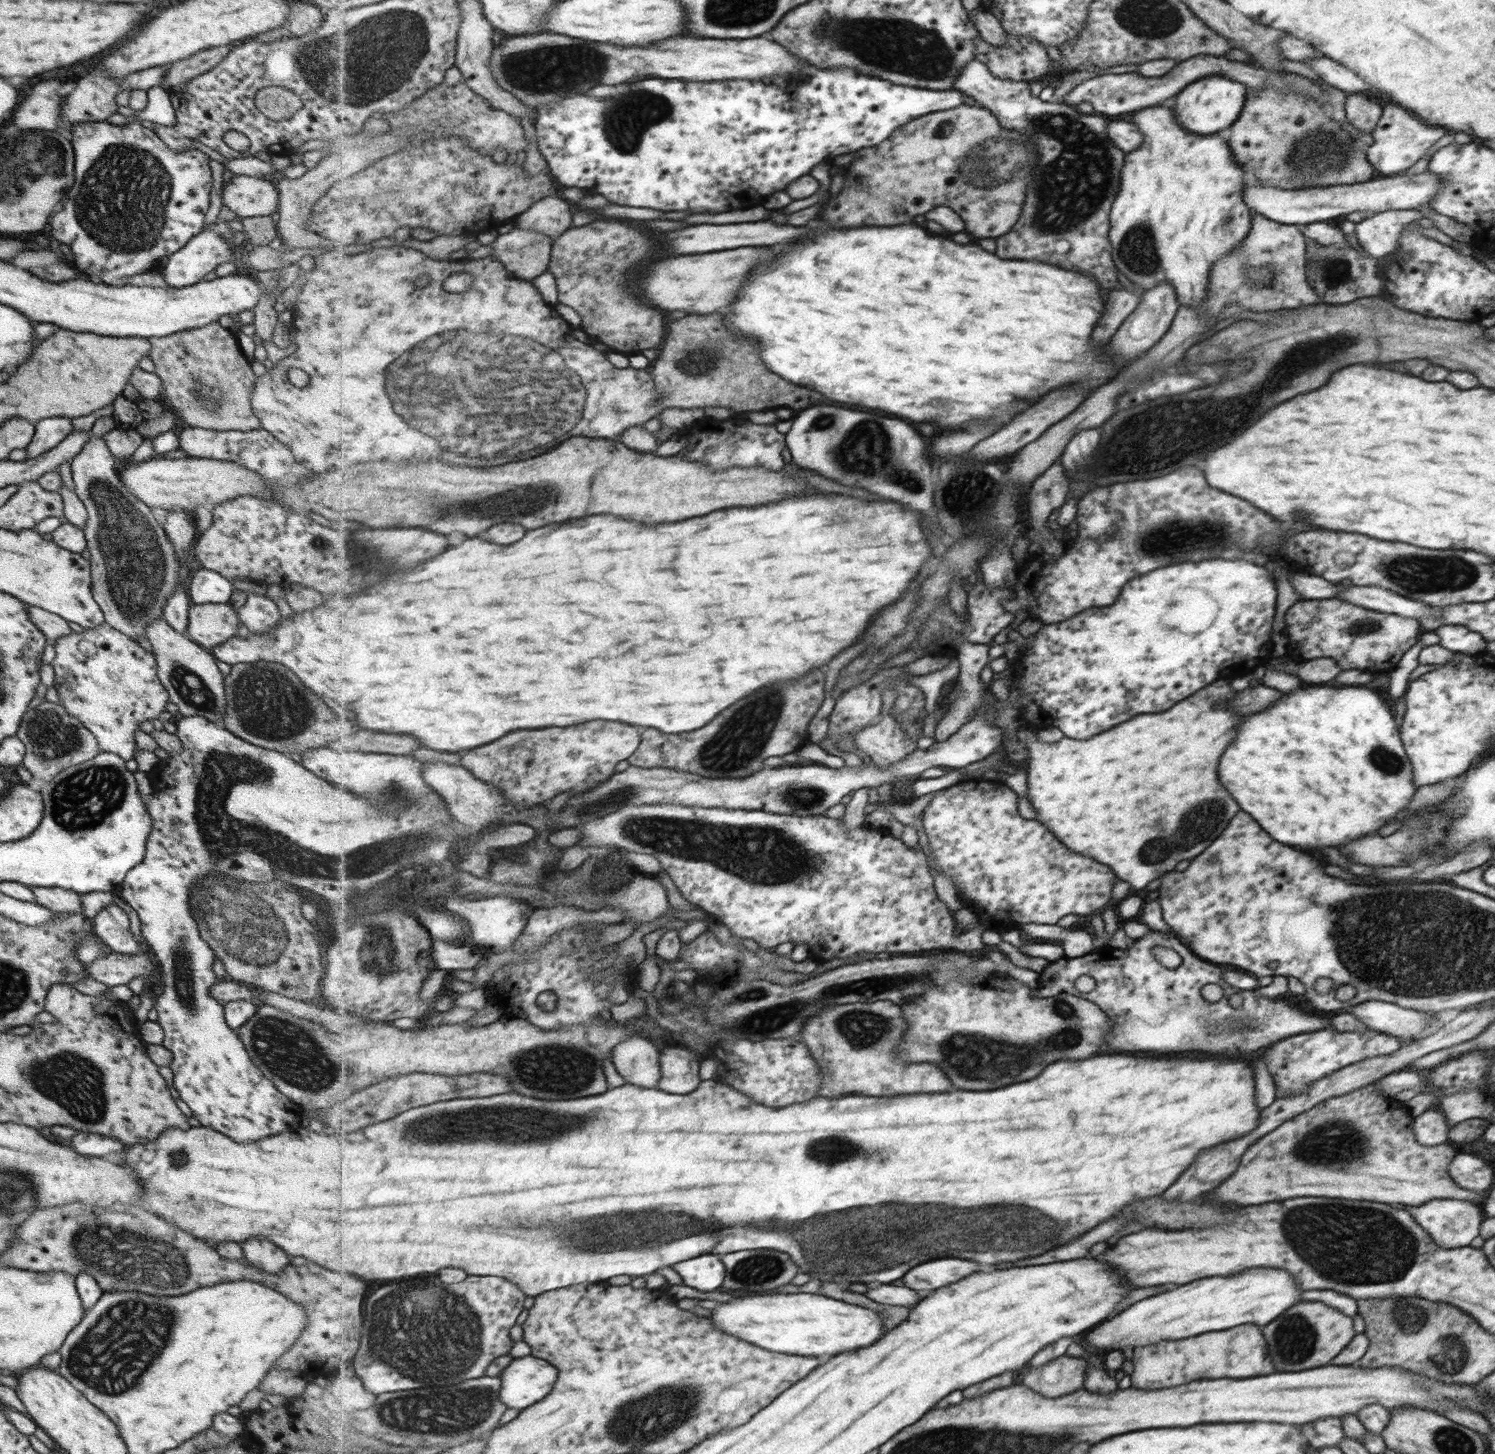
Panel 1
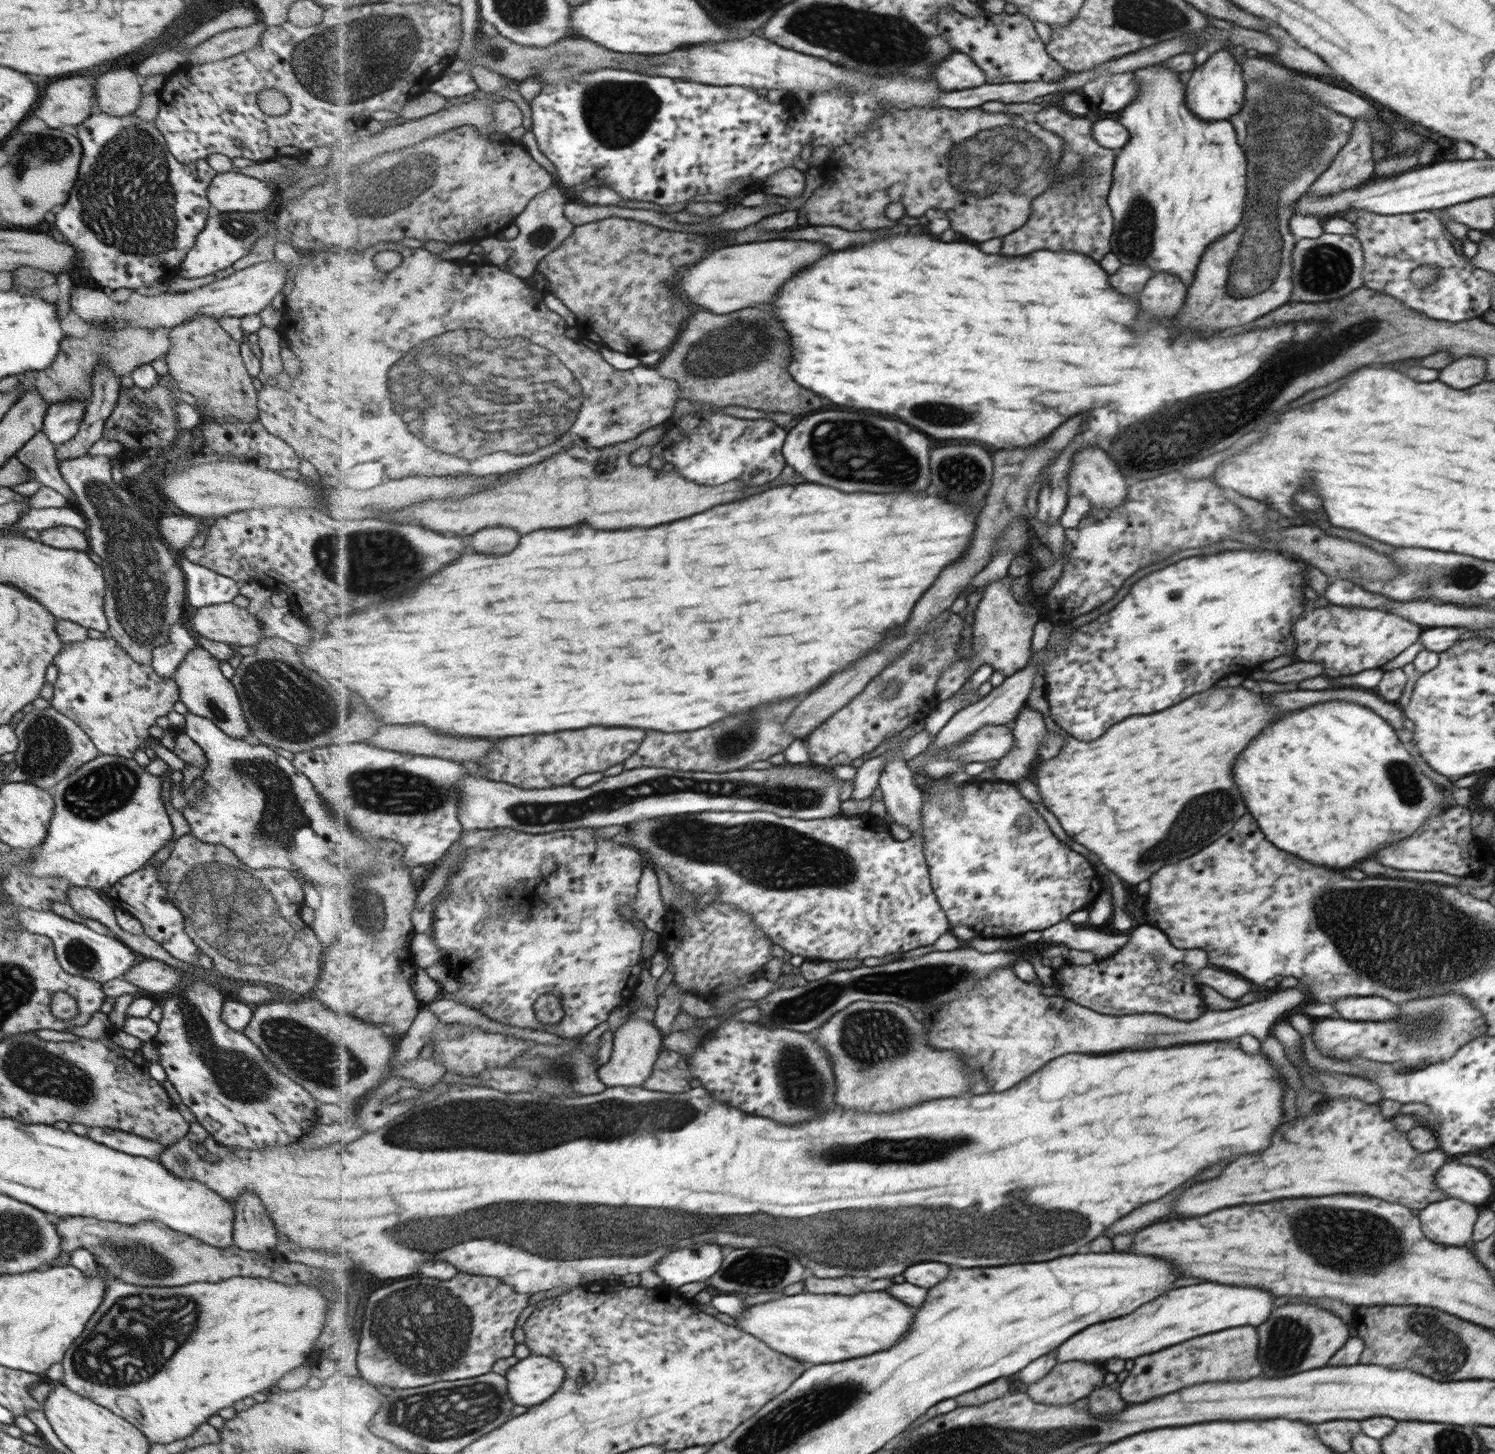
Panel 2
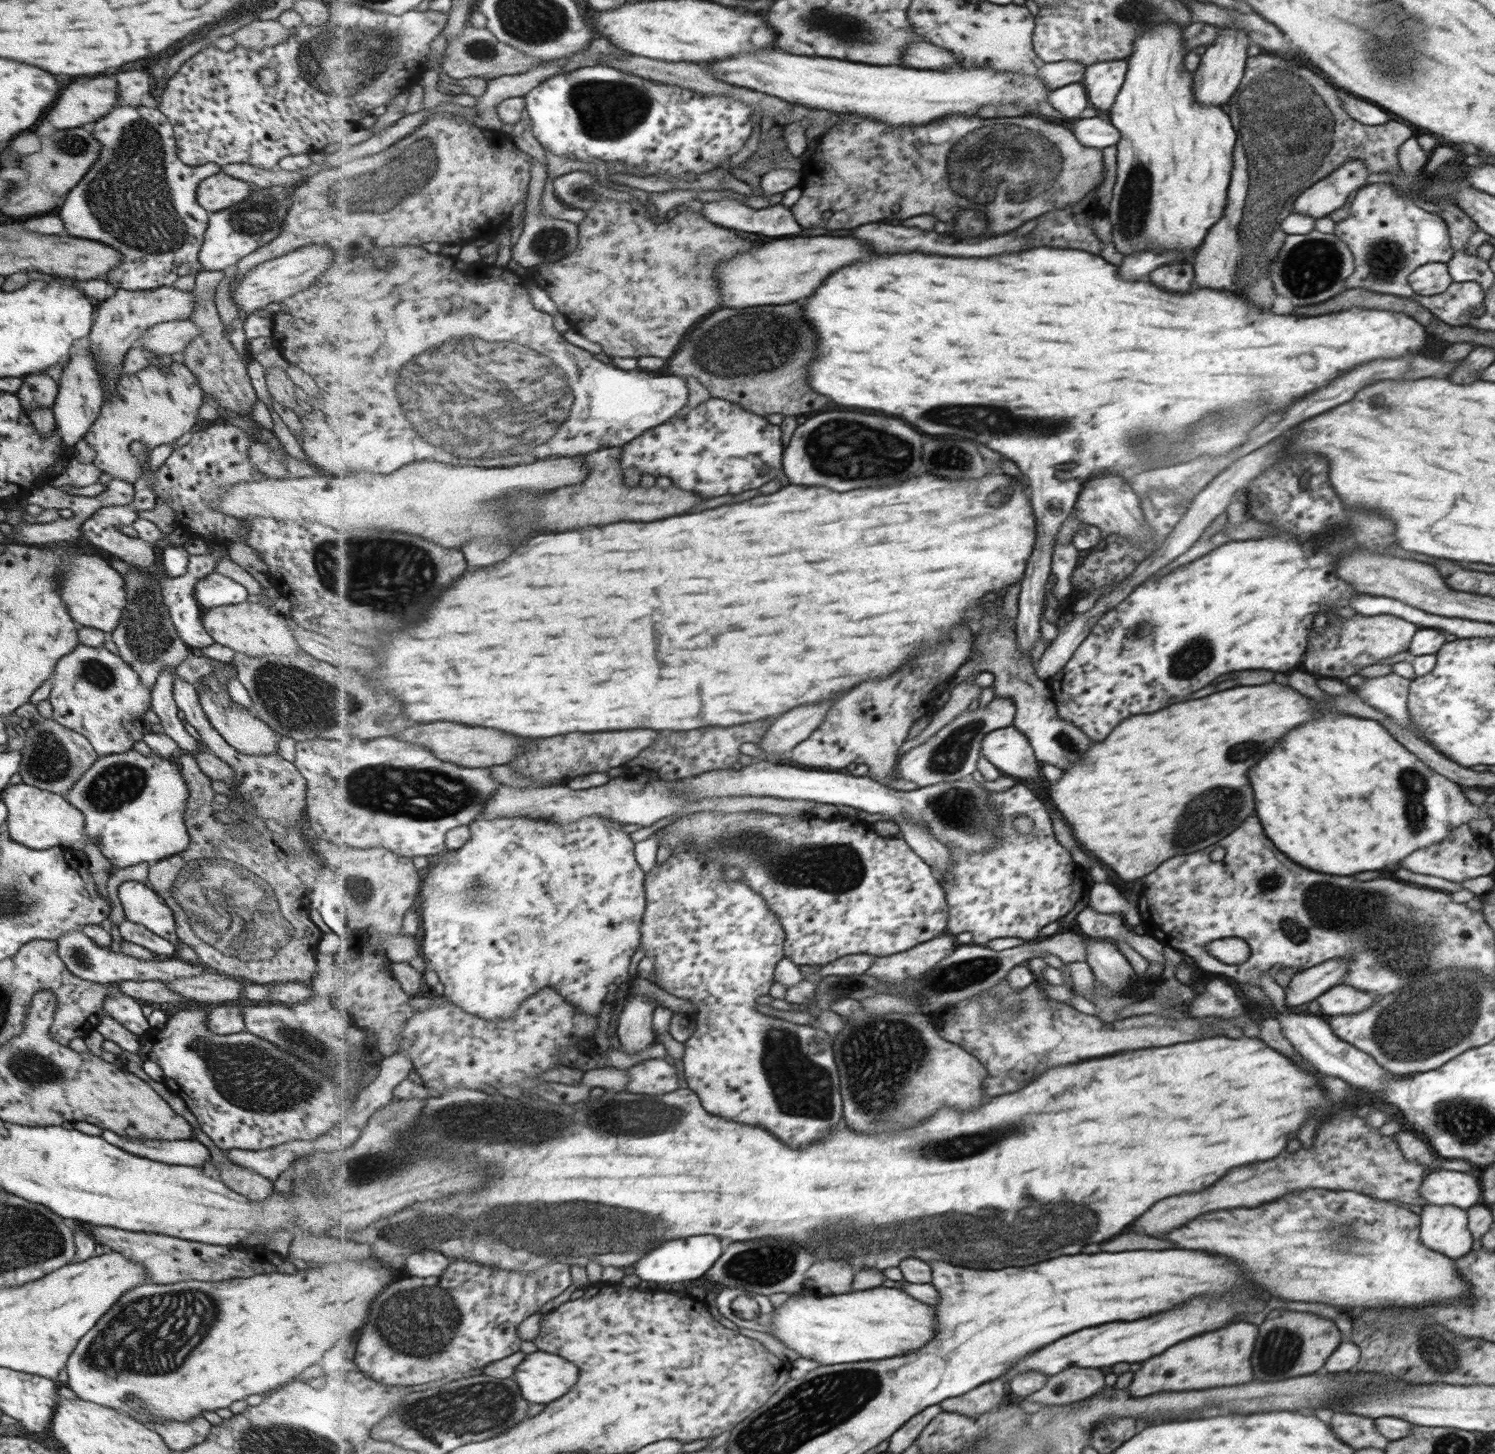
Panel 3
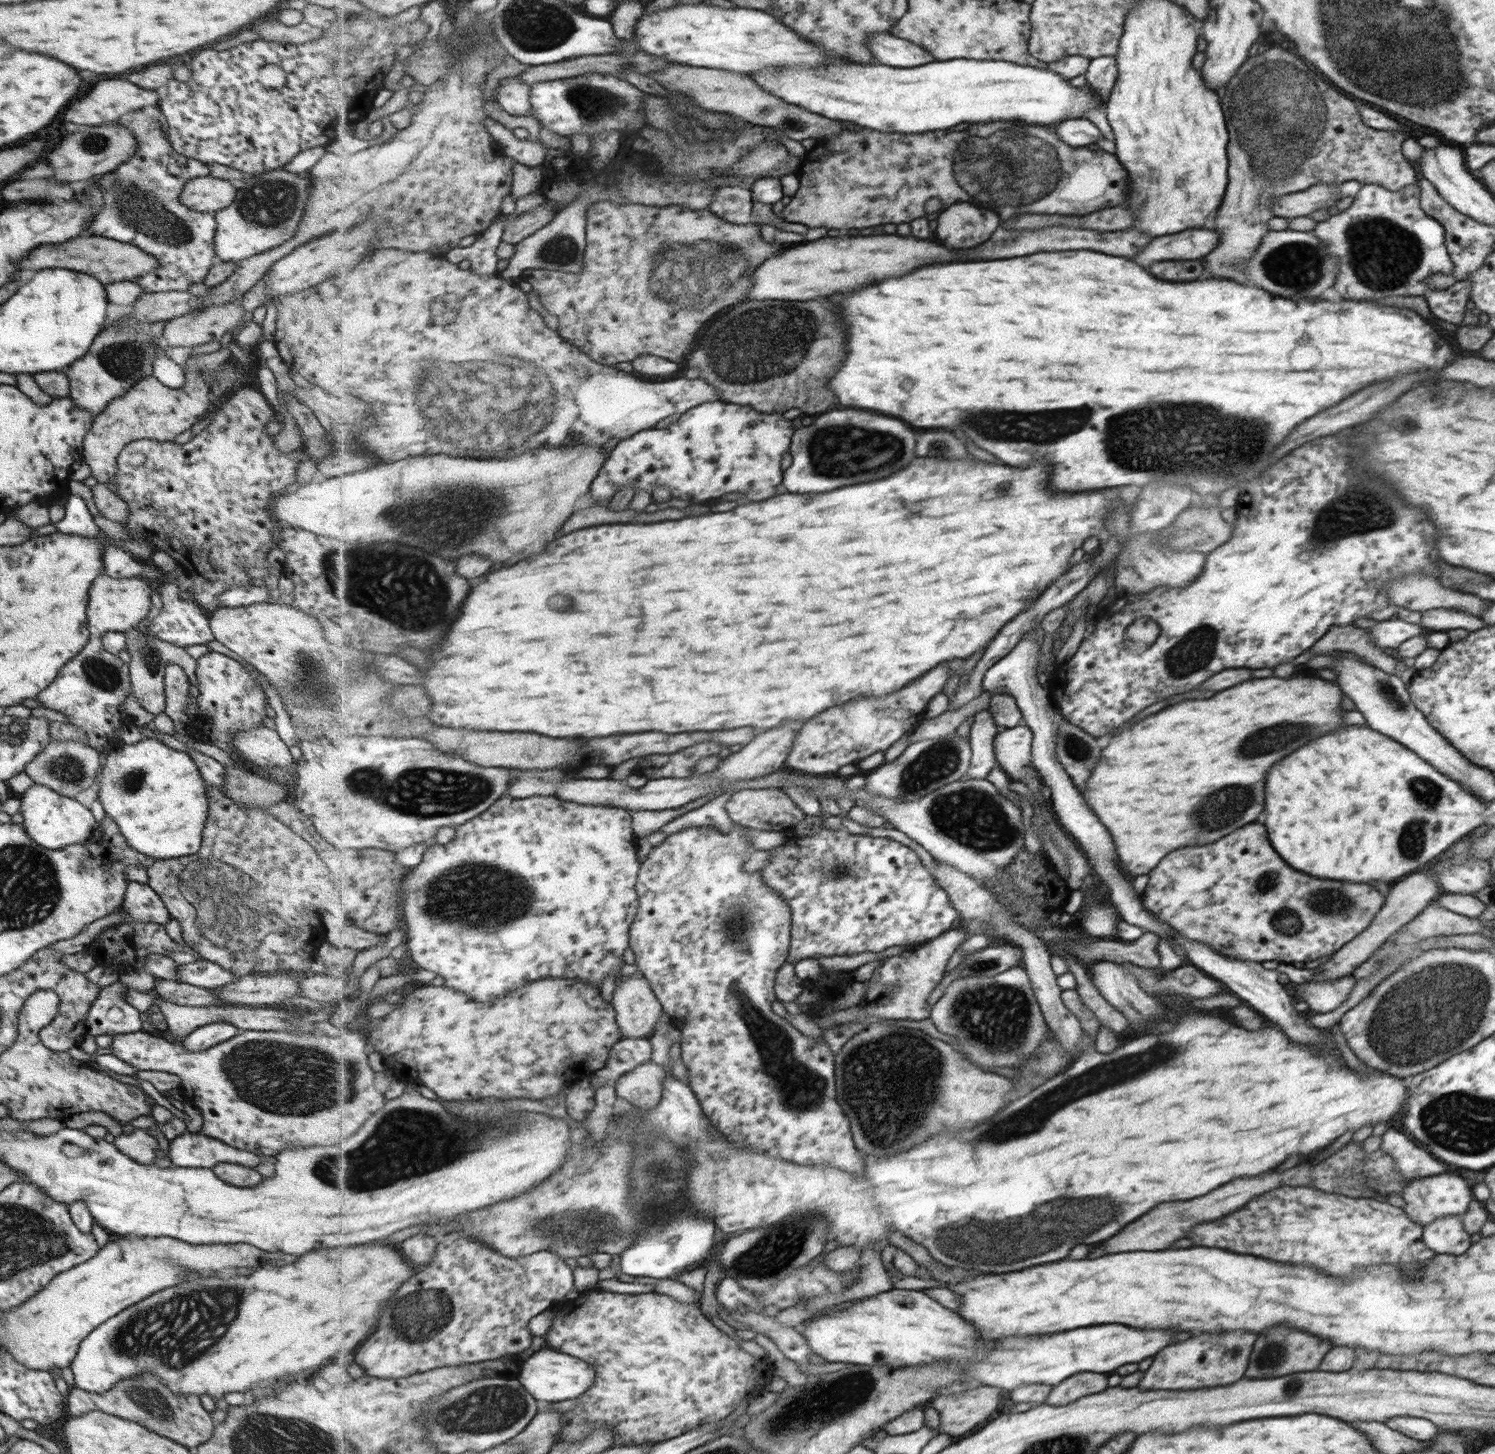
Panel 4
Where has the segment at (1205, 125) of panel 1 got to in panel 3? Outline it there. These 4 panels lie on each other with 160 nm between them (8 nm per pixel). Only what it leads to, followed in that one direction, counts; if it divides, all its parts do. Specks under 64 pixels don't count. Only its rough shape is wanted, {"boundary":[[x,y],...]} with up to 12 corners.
{"boundary":[[1226,27],[1194,73],[1199,103],[1222,107],[1240,90],[1248,35]]}

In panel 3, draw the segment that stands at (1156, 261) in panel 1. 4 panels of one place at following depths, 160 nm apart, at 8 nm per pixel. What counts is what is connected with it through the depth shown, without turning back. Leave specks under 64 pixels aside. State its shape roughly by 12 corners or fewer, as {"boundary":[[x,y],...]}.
{"boundary":[[1183,29],[1137,36],[1110,108],[1122,254],[1190,258],[1238,135],[1197,101]]}

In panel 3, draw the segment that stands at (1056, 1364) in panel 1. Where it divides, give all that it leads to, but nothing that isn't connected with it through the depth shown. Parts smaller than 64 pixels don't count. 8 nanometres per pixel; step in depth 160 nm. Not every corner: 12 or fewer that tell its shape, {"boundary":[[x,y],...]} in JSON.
{"boundary":[[1094,1368],[1052,1376],[1030,1400],[1066,1404],[1104,1388]]}

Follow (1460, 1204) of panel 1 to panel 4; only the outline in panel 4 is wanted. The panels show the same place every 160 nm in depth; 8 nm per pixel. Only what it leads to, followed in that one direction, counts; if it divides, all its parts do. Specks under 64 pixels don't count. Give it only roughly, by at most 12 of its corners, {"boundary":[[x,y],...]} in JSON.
{"boundary":[[1460,1215],[1424,1227],[1438,1254],[1464,1254],[1472,1240]]}

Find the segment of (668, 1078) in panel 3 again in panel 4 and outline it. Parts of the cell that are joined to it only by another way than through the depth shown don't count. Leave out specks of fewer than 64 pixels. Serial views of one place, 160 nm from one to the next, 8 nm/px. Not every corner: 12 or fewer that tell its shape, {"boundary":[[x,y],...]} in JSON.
{"boundary":[[650,1061],[622,1076],[616,1092],[648,1110],[662,1102],[664,1065]]}

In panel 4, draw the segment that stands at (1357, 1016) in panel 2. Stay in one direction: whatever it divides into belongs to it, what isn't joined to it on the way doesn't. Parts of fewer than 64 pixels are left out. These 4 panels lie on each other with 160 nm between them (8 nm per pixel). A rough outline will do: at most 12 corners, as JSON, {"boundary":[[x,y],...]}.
{"boundary":[[1357,980],[1296,984],[1296,996],[1316,1012],[1344,1002]]}

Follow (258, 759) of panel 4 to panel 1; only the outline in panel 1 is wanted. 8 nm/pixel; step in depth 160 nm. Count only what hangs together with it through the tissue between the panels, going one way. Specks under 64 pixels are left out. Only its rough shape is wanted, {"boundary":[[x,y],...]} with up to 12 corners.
{"boundary":[[163,617],[147,626],[159,681],[182,717],[222,725],[215,656]]}

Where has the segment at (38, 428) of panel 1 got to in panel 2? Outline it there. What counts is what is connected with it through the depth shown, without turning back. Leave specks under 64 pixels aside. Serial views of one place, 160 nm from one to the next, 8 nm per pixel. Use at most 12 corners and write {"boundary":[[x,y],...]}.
{"boundary":[[87,402],[49,406],[42,432],[52,445],[72,441]]}

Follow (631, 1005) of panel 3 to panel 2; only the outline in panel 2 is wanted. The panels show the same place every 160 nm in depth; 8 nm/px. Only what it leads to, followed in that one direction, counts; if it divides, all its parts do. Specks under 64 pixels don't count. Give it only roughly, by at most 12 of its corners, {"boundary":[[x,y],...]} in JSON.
{"boundary":[[636,1017],[615,1034],[599,1068],[609,1087],[642,1087],[654,1074],[665,1034]]}

